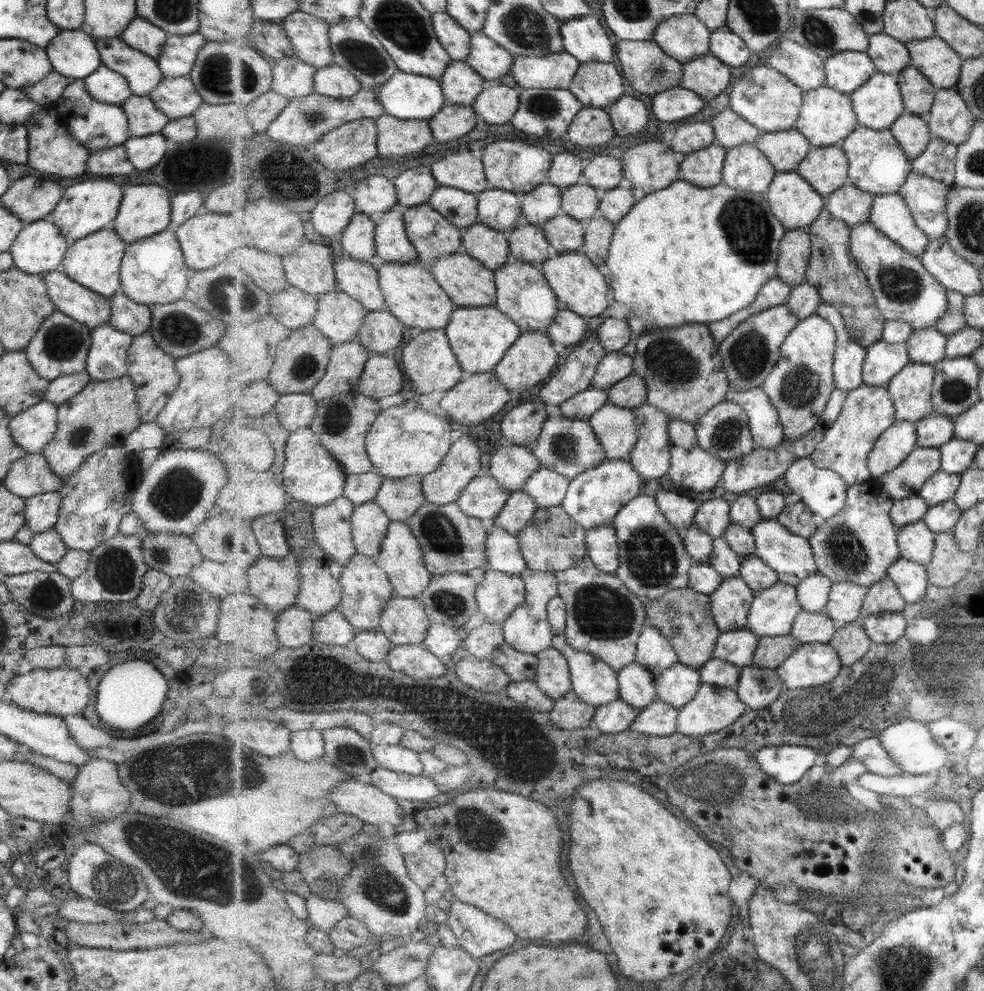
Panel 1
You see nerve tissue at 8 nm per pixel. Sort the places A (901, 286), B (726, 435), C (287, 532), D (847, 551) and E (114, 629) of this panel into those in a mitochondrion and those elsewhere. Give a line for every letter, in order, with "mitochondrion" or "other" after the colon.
A: mitochondrion
B: mitochondrion
C: other
D: mitochondrion
E: other

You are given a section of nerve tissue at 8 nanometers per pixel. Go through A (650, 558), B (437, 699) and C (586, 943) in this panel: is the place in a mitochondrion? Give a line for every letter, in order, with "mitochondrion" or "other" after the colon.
A: mitochondrion
B: mitochondrion
C: other

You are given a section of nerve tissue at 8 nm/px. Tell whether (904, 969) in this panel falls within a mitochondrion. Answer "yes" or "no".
yes

